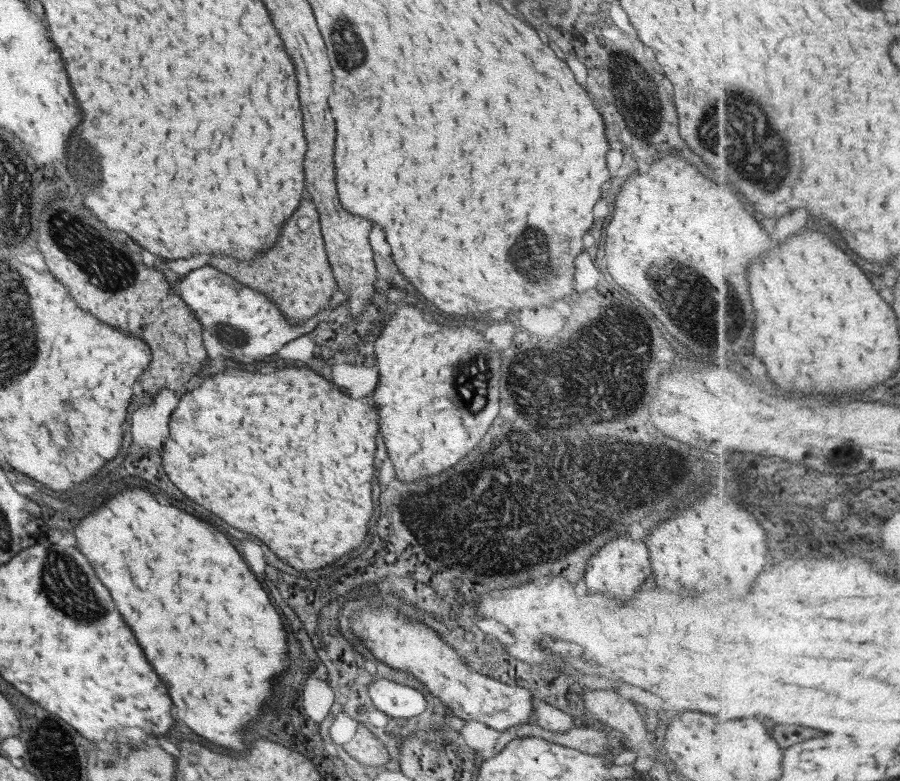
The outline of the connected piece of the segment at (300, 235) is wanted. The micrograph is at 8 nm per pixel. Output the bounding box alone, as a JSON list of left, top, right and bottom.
[207,198,336,324]

